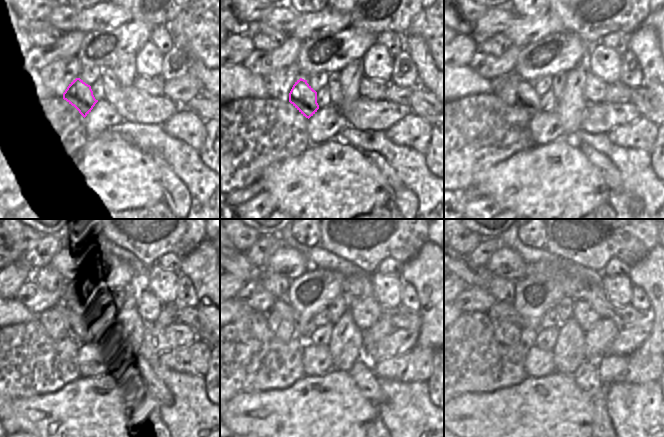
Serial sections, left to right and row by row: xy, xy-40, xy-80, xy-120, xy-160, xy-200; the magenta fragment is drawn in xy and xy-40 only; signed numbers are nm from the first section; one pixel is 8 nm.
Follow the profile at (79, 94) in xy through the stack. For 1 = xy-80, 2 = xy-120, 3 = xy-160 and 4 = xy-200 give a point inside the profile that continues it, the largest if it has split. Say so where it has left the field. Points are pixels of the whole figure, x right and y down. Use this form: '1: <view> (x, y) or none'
1: xy-80 (526, 98)
2: xy-120 (80, 326)
3: xy-160 (304, 330)
4: xy-200 (500, 310)

